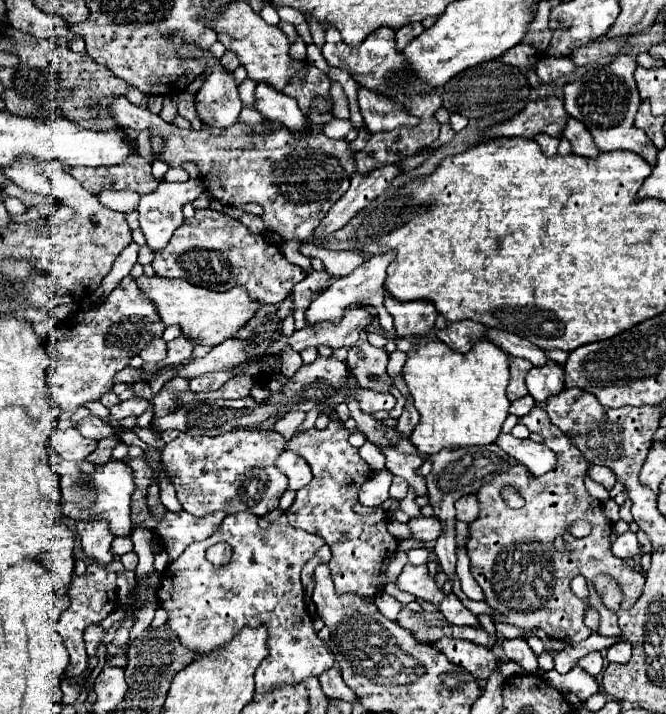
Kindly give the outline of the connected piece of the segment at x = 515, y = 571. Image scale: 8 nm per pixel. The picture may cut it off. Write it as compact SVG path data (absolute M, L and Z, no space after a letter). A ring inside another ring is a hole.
M534 407L526 417L520 419L530 432L539 432L544 443L557 455L557 465L542 477L530 475L524 465L514 465L510 473L504 477L496 477L490 485L484 485L480 493L476 493L480 501L480 515L468 525L468 543L466 551L470 557L470 573L476 583L482 587L486 595L486 603L496 609L496 619L518 625L522 629L540 627L552 639L560 639L566 643L580 643L592 631L584 625L584 601L578 599L570 591L570 581L576 575L584 575L590 589L590 605L600 613L598 635L618 637L618 613L608 609L602 603L602 597L594 589L596 575L610 575L616 579L624 599L620 609L630 609L642 593L644 575L636 573L622 559L612 553L612 521L604 515L602 503L588 495L584 487L584 473L588 463L582 453L564 437L564 433L548 421L544 409ZM512 487L522 495L526 505L522 509L512 509L502 497L502 489ZM578 521L590 521L592 533L588 537L574 537L568 533L568 527ZM562 537L572 551L568 555L558 555L552 547L554 539Z

